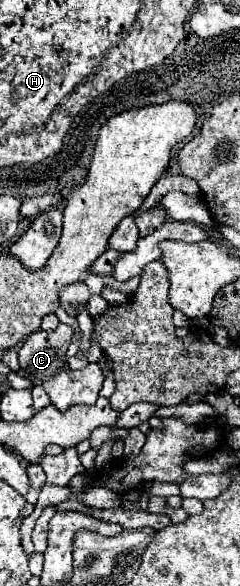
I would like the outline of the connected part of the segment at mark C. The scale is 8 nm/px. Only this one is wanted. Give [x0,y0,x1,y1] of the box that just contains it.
[19,323,103,410]

